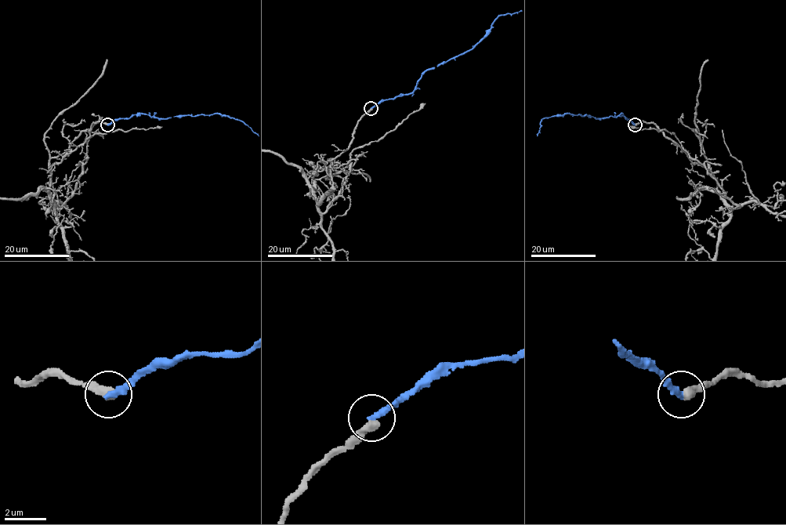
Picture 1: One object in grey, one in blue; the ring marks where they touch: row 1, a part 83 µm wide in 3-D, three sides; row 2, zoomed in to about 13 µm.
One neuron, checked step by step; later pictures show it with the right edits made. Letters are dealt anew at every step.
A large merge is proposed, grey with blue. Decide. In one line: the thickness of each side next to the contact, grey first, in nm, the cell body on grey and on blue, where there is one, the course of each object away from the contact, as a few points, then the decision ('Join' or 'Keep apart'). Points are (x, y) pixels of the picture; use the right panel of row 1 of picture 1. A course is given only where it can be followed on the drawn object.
Thickness 440 nm (grey) against 320 nm. Soma of grey: none. Soma of blue: none. Course of blue: (635, 124), (622, 114), (597, 118), (564, 114), (542, 119), (537, 136). Keep apart

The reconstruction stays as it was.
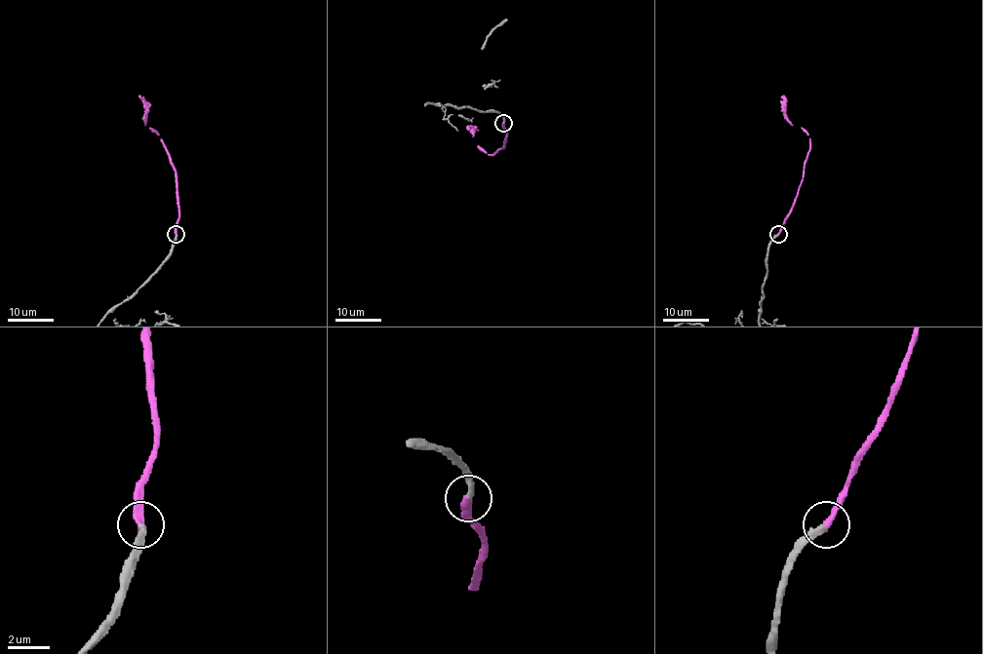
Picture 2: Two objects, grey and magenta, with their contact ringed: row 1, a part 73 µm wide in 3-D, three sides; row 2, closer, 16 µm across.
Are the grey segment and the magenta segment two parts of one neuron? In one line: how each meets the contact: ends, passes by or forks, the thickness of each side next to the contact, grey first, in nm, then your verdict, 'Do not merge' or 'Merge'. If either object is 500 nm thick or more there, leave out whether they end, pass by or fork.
At the ring grey ends. At the ring magenta ends. Thickness 320 nm (grey) against 360 nm. Merge

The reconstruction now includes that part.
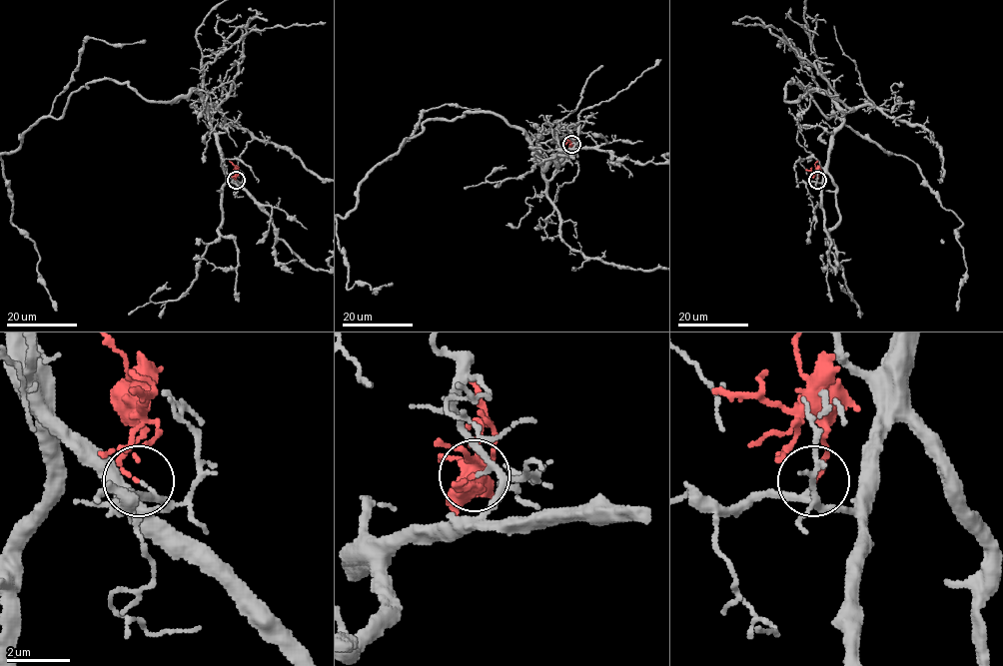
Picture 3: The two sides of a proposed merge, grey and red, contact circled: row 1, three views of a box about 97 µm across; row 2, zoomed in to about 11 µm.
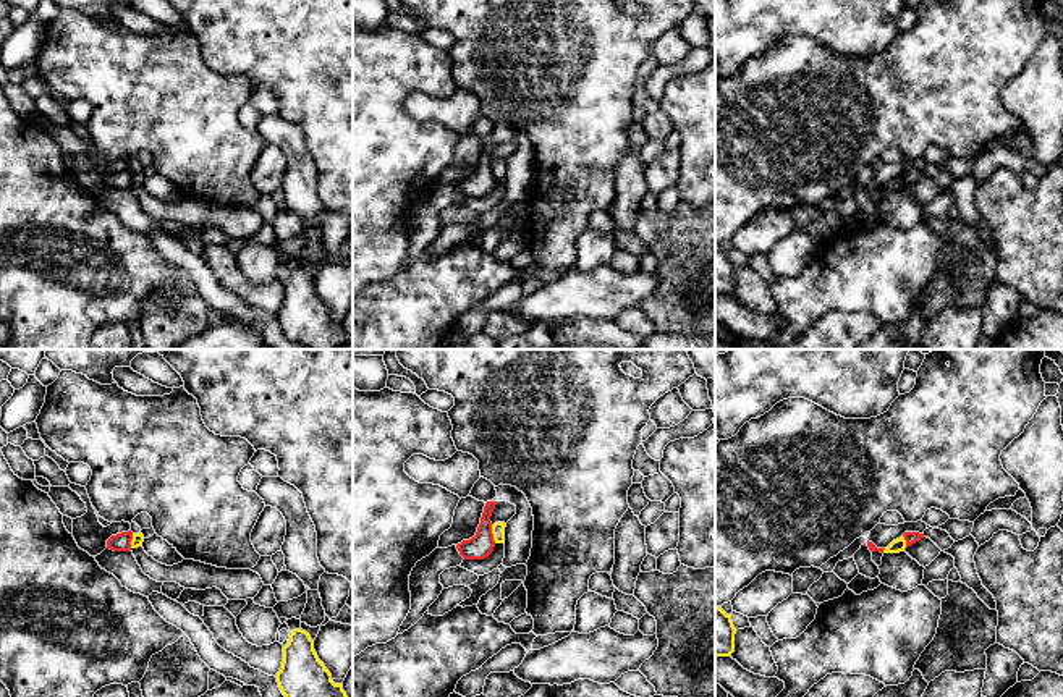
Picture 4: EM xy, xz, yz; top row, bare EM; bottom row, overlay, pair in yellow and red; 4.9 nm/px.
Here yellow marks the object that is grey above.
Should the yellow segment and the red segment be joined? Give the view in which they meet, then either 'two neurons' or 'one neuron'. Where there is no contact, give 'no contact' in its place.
xz | two neurons

